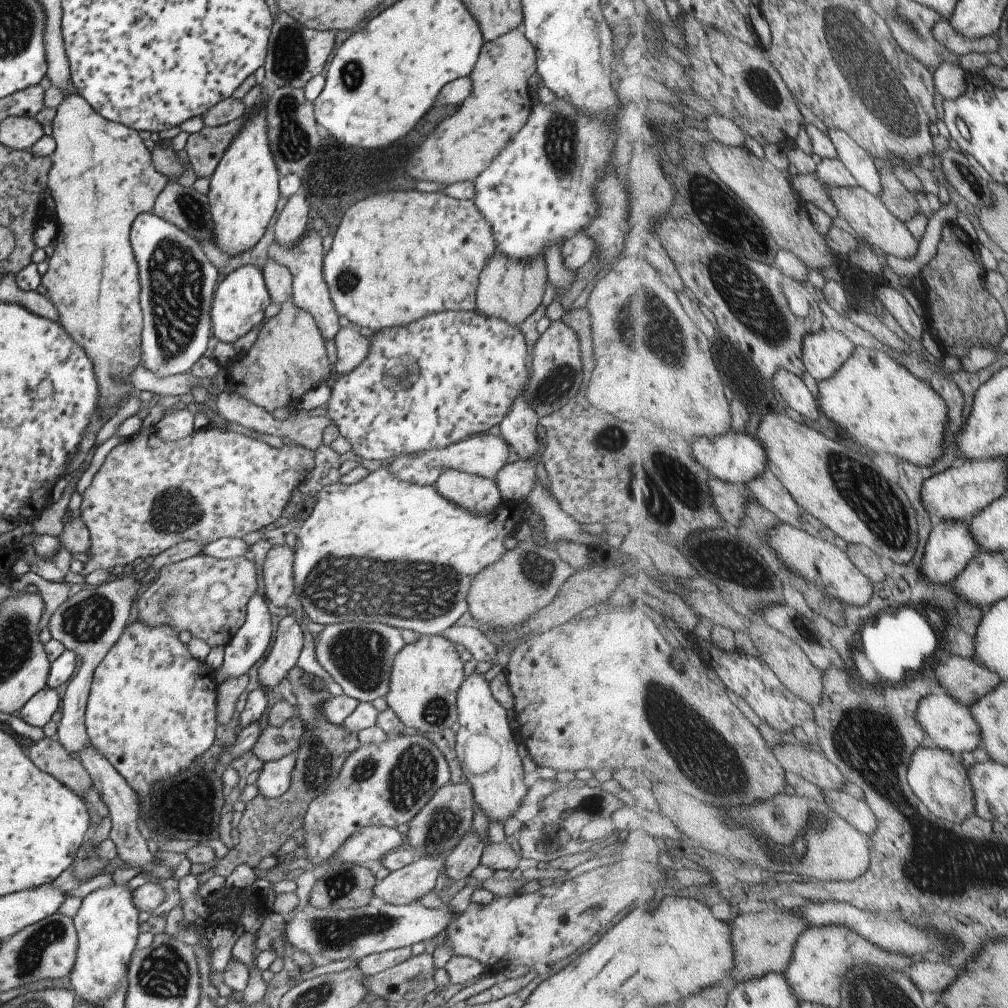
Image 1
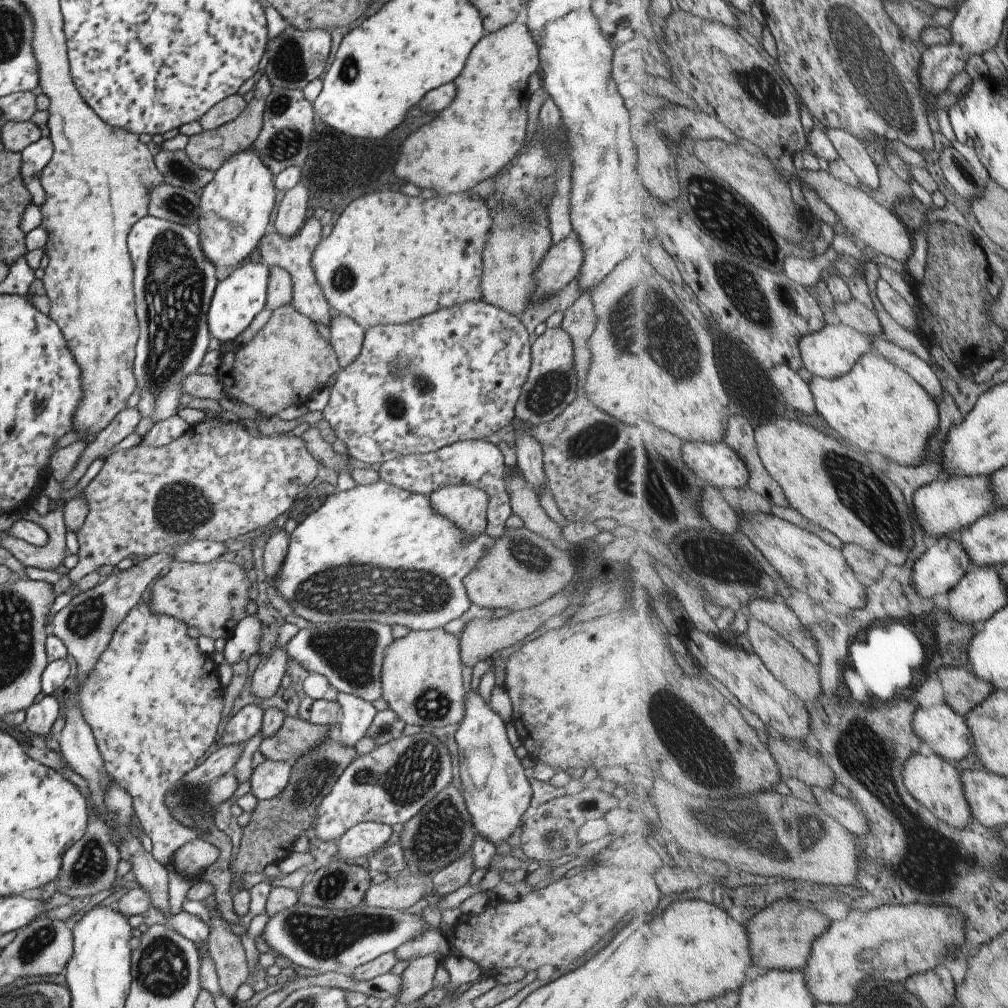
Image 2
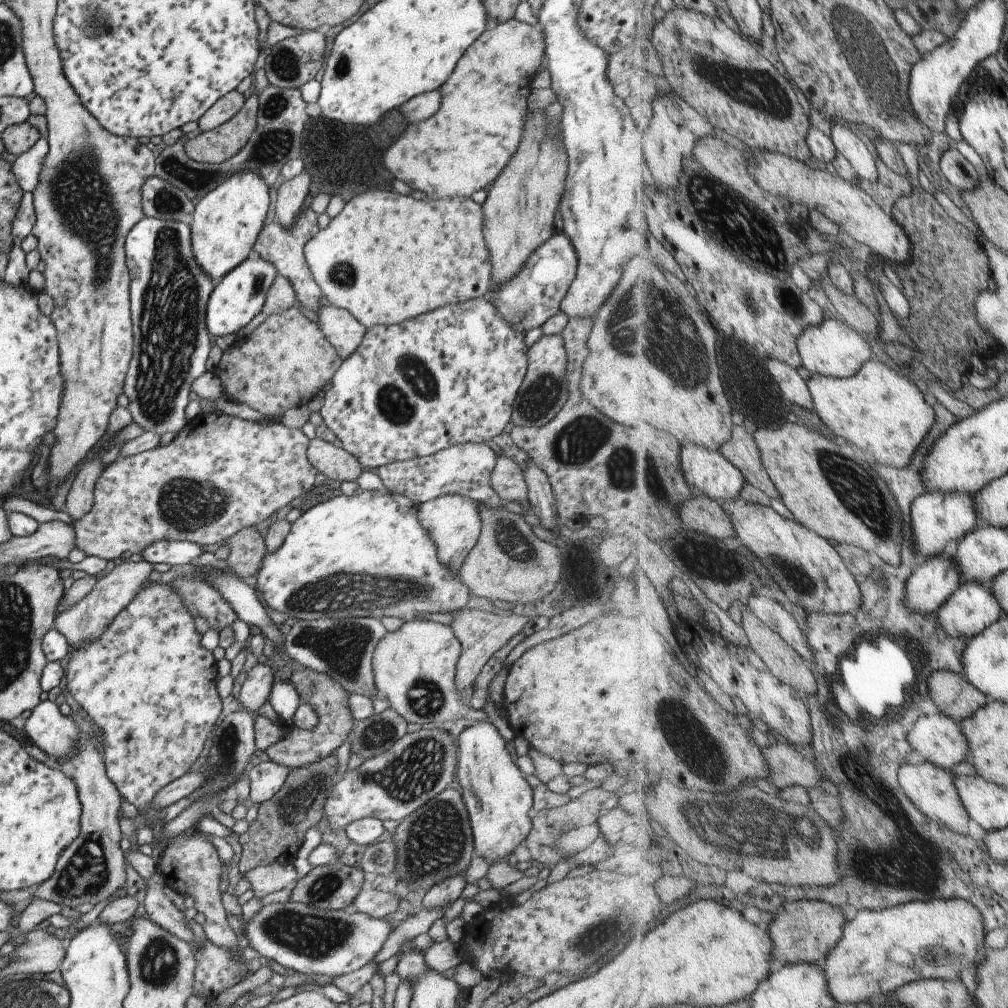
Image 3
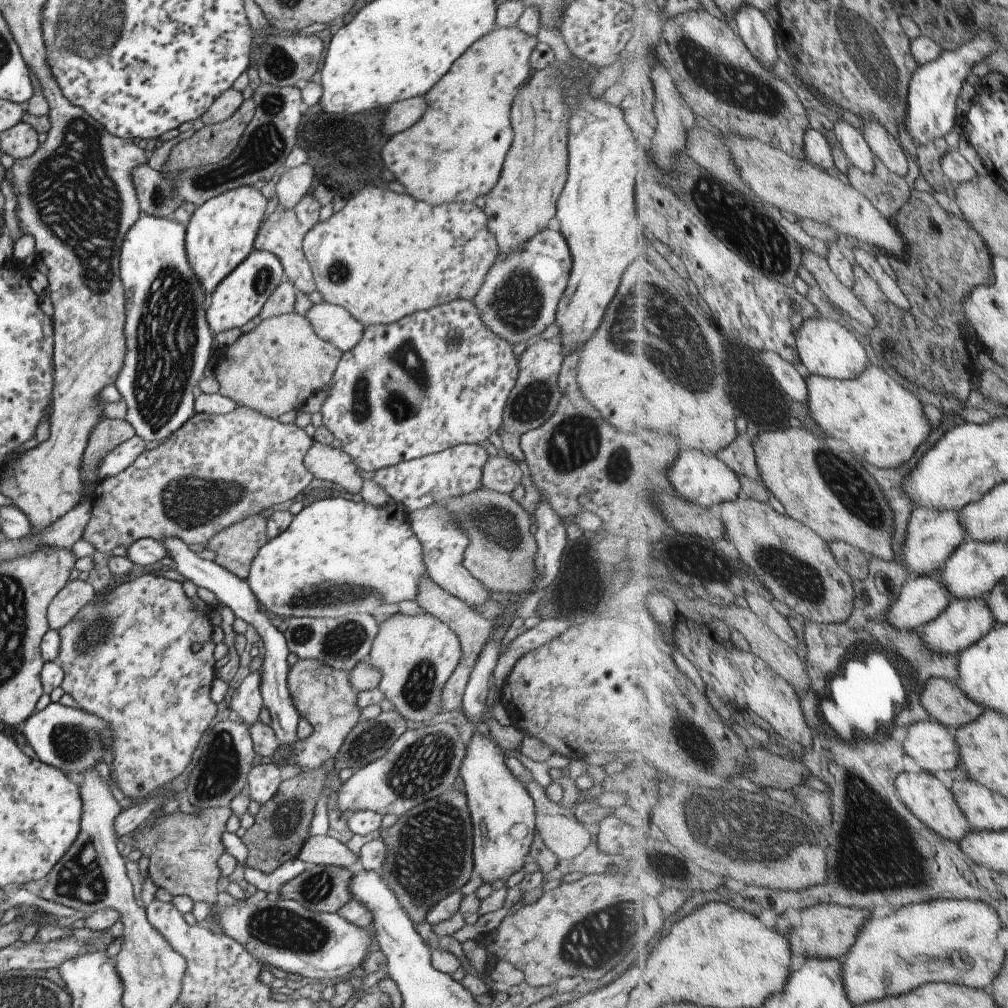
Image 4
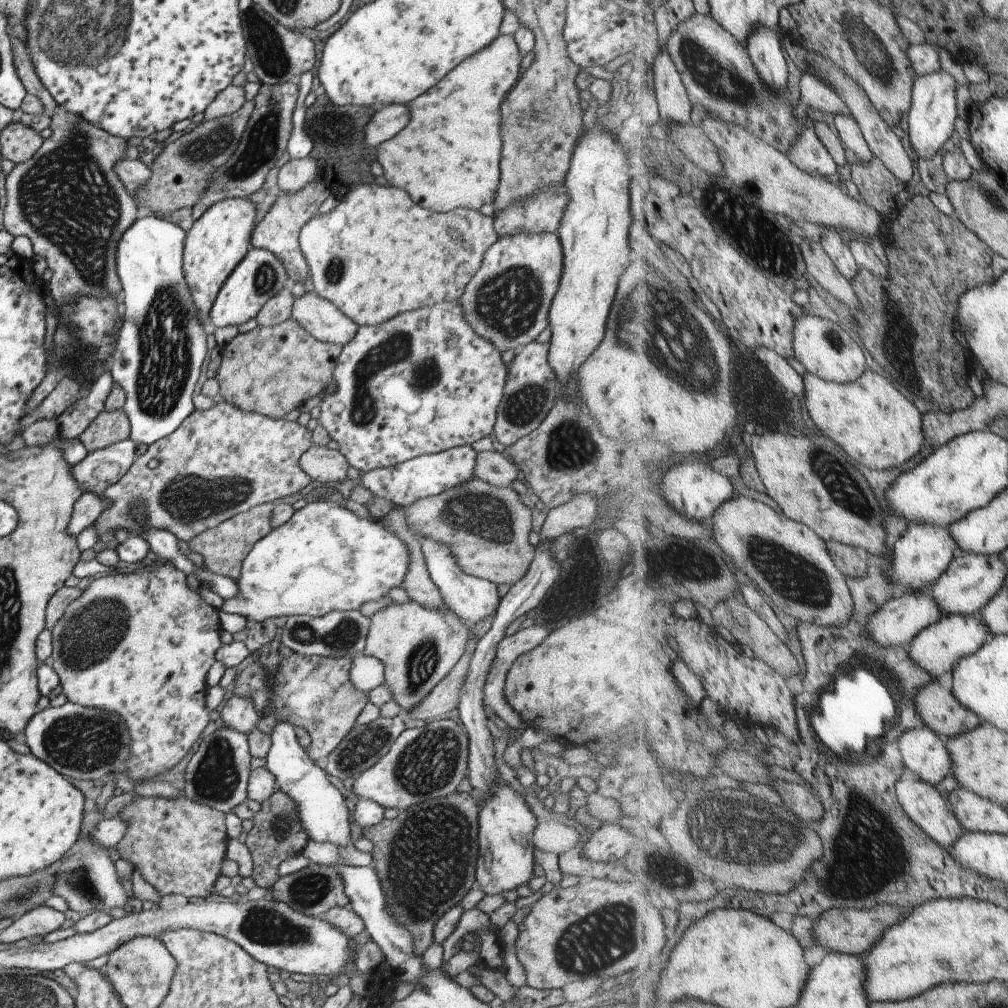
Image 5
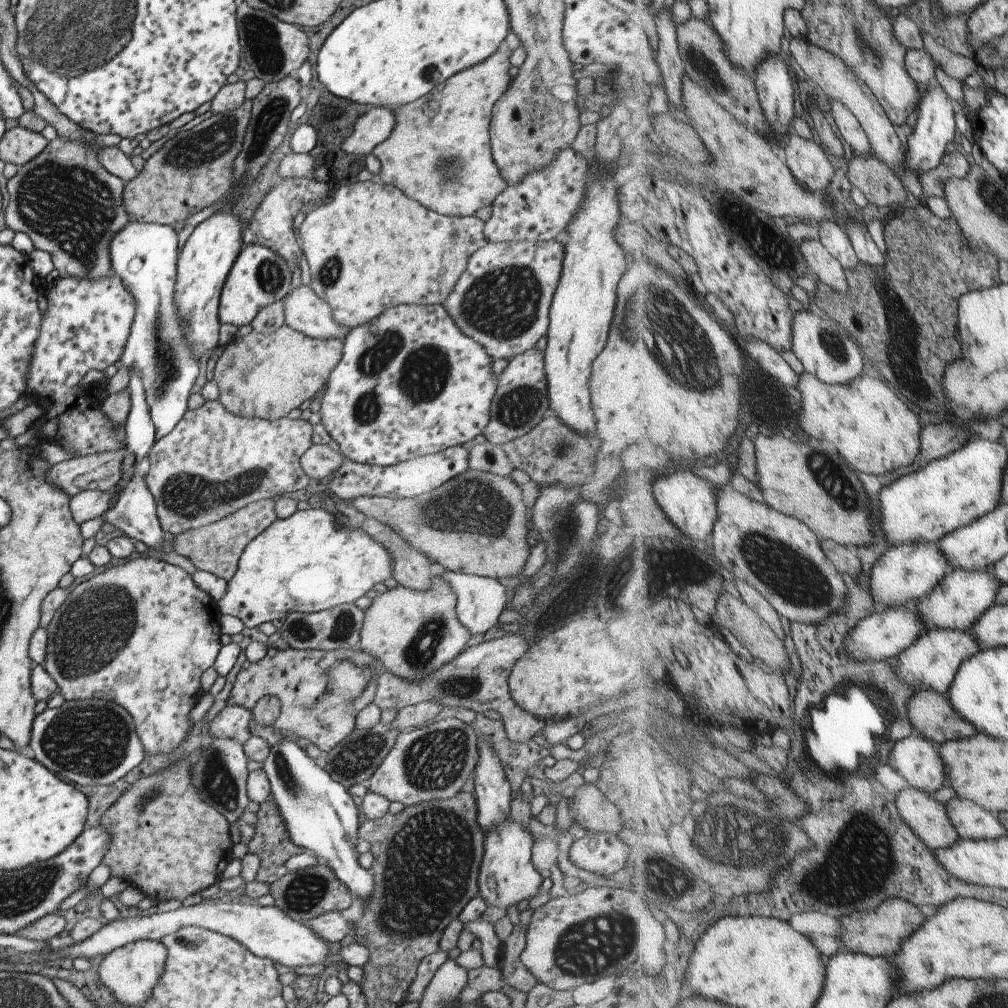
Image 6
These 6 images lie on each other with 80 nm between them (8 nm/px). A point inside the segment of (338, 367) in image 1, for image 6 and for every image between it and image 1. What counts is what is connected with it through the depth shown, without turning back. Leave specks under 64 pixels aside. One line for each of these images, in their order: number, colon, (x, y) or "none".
2: (345, 336)
3: (339, 327)
4: (331, 323)
5: (324, 322)
6: (303, 311)

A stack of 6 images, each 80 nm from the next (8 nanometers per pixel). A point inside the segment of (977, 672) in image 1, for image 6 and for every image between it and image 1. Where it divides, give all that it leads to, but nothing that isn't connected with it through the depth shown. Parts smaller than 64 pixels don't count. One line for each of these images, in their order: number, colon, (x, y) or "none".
2: (963, 691)
3: (952, 694)
4: (944, 701)
5: (939, 709)
6: (930, 714)

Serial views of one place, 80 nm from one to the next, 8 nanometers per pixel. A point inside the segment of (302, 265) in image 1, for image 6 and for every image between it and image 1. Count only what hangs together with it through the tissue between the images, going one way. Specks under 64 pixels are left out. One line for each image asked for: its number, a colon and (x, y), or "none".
2: (292, 254)
3: (282, 246)
4: (281, 233)
5: (278, 230)
6: (272, 223)

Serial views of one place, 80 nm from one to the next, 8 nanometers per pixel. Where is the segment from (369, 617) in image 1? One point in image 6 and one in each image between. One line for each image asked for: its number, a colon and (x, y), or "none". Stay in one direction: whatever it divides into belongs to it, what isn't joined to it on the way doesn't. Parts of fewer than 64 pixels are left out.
2: (376, 552)
3: (363, 556)
4: (335, 558)
5: (324, 558)
6: (306, 562)

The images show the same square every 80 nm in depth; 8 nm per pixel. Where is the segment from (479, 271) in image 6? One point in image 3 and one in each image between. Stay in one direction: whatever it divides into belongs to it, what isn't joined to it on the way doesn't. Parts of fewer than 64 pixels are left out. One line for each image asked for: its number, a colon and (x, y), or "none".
3: (534, 294)
4: (516, 300)
5: (506, 302)

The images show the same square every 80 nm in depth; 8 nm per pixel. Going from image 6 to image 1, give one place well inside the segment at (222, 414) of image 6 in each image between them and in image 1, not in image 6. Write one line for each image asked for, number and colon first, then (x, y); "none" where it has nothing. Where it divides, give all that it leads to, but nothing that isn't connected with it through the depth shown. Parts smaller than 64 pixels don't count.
1: (148, 494)
2: (215, 482)
3: (219, 474)
4: (215, 469)
5: (220, 461)

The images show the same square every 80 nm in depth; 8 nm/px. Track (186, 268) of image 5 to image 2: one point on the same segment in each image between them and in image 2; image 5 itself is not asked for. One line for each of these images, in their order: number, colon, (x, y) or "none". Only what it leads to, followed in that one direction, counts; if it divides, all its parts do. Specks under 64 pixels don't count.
2: (233, 208)
3: (225, 222)
4: (218, 236)

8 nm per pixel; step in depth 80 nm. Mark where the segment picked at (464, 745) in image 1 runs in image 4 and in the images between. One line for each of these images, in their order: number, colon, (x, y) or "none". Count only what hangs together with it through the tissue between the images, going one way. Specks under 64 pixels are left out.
2: (495, 792)
3: (496, 797)
4: (501, 812)

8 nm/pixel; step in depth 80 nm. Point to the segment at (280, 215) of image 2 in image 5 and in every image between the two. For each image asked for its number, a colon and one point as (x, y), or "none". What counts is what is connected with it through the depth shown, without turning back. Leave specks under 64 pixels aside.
3: (291, 192)
4: (293, 183)
5: (292, 175)

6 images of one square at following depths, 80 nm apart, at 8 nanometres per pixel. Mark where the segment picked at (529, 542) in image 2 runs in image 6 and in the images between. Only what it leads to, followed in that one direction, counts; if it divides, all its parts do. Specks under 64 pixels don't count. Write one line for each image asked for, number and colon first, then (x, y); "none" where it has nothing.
3: (507, 562)
4: (500, 550)
5: (485, 526)
6: (475, 523)

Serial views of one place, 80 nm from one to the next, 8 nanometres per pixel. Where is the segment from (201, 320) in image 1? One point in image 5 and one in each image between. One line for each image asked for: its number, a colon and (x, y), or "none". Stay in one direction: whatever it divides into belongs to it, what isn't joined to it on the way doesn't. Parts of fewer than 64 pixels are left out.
2: (173, 283)
3: (168, 292)
4: (167, 343)
5: (157, 358)

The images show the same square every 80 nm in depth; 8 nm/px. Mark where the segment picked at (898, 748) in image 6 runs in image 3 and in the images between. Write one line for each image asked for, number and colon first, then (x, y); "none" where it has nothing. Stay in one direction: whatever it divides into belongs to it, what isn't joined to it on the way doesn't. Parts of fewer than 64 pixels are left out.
3: (939, 739)
4: (932, 745)
5: (925, 753)

